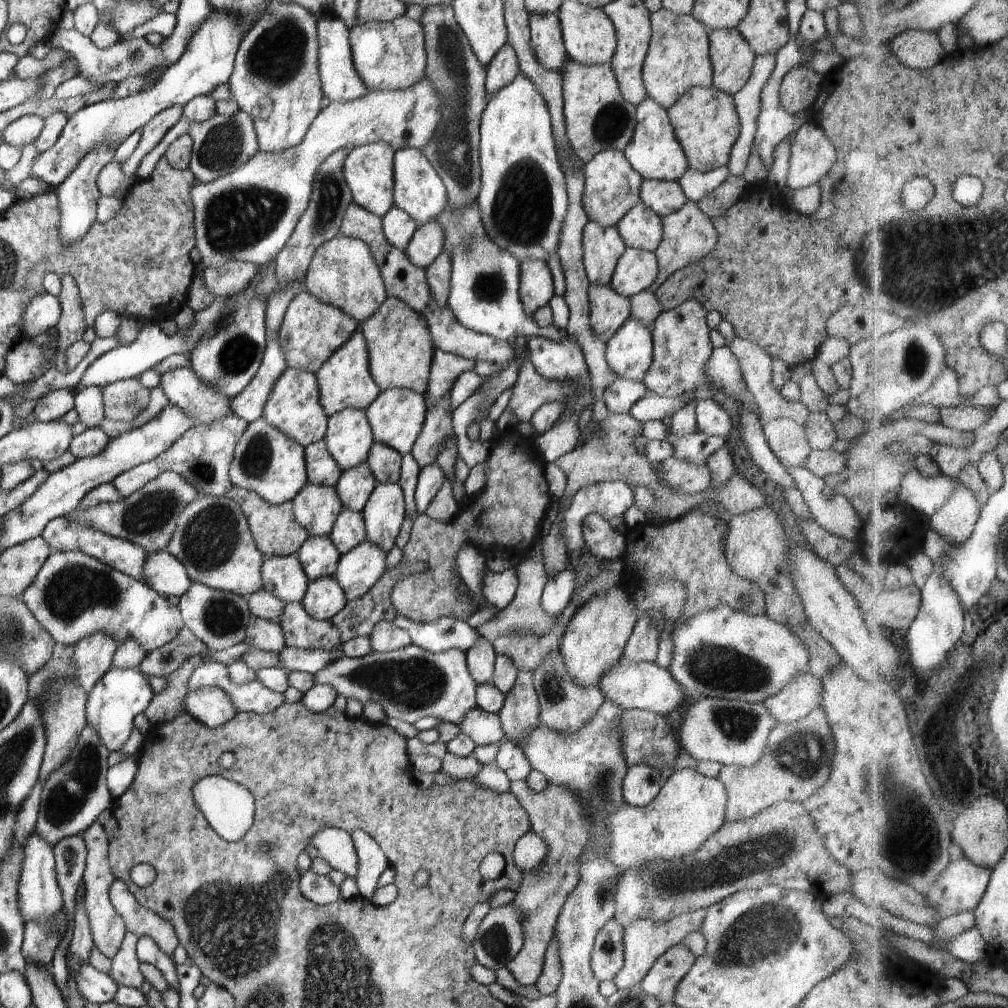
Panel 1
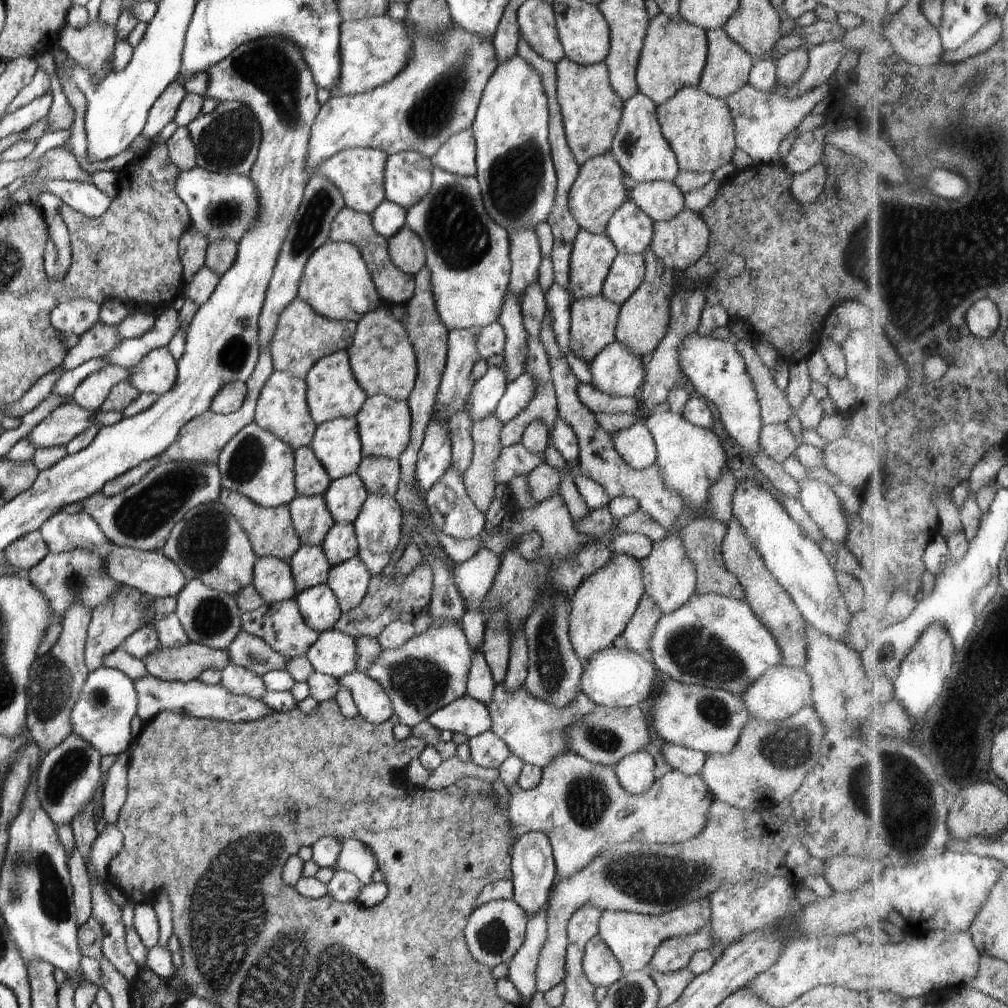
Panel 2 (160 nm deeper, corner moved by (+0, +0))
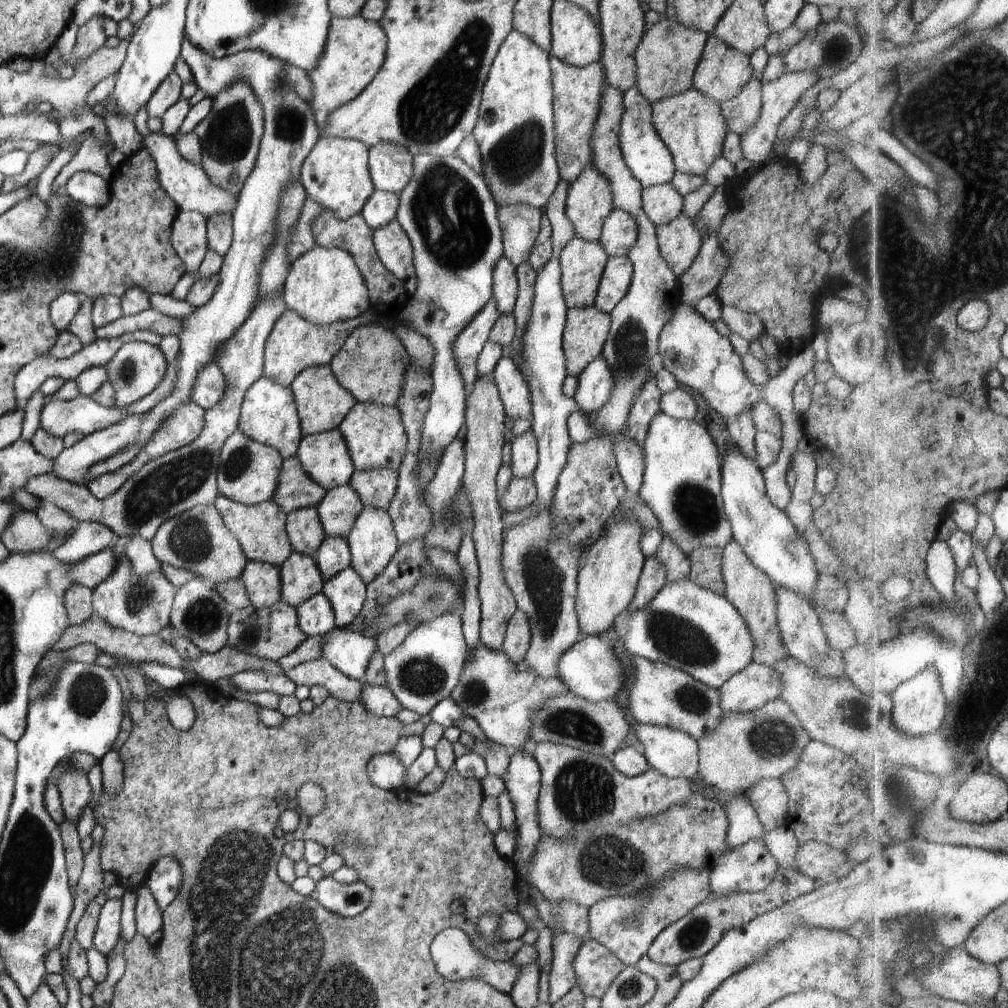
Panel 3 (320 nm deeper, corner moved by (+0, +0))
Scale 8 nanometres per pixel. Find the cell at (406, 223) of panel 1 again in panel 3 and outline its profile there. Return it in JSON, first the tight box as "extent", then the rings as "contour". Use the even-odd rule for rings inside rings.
{"extent":[361,189,399,230],"contour":[[[374,189],[361,210],[362,218],[374,230],[385,227],[395,219],[399,203],[399,195],[385,190]]]}

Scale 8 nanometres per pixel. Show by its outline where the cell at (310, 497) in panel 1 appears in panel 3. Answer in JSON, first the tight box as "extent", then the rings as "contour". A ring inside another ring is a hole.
{"extent":[285,507,326,558],"contour":[[[304,507],[288,513],[285,527],[293,552],[314,558],[326,538],[317,507]]]}

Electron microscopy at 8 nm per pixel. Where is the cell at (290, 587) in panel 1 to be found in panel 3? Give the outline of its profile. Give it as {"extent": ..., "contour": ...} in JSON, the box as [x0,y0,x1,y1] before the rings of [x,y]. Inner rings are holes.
{"extent":[241,561,281,608],"contour":[[[248,561],[241,578],[252,606],[268,608],[281,600],[280,567],[260,561]]]}

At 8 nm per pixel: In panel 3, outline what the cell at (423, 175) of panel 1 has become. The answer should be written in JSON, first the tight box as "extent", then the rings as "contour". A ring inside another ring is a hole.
{"extent":[368,141,413,194],"contour":[[[382,141],[369,147],[368,168],[376,189],[400,194],[413,173],[413,156],[401,144]]]}

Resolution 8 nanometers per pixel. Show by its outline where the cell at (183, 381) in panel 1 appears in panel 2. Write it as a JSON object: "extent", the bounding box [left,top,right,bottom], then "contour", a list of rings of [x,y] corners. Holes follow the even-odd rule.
{"extent":[128,342,177,396],"contour":[[[164,342],[157,348],[148,351],[146,356],[139,359],[129,370],[128,381],[140,394],[143,392],[155,392],[159,396],[168,392],[174,386],[177,377],[177,361],[172,356],[170,349]]]}

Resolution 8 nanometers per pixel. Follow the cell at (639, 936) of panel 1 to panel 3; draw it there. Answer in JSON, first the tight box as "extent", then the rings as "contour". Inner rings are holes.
{"extent":[589,867,712,966],"contour":[[[678,867],[671,875],[666,875],[654,896],[613,896],[599,900],[589,908],[589,933],[592,939],[611,950],[625,966],[636,966],[647,954],[652,941],[669,924],[686,916],[693,908],[706,900],[712,892],[709,885],[711,867],[693,869]]]}

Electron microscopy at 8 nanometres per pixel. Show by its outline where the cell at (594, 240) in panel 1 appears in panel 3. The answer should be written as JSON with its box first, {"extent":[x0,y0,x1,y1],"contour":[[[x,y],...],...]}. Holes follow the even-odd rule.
{"extent":[558,236,609,309],"contour":[[[576,236],[568,241],[558,258],[561,266],[561,287],[568,309],[594,304],[609,258],[600,243],[591,243]]]}

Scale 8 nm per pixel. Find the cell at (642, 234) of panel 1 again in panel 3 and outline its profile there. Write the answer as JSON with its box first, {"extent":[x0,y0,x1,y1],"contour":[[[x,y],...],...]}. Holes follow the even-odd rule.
{"extent":[598,208,637,257],"contour":[[[613,208],[605,218],[598,243],[609,257],[626,257],[637,236],[637,224],[632,215]]]}

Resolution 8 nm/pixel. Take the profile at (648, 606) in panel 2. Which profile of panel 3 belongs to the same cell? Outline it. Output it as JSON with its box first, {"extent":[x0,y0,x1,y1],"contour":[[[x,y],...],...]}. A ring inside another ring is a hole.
{"extent":[629,556,667,611],"contour":[[[647,556],[641,570],[636,592],[629,604],[630,611],[647,607],[667,582],[667,574],[661,560],[656,556]]]}

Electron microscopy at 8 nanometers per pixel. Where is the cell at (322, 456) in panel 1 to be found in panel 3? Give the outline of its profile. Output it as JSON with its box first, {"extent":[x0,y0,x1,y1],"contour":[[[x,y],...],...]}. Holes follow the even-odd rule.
{"extent":[271,456,326,514],"contour":[[[296,456],[288,457],[280,464],[279,479],[271,501],[288,514],[304,507],[317,507],[326,491],[309,478]]]}

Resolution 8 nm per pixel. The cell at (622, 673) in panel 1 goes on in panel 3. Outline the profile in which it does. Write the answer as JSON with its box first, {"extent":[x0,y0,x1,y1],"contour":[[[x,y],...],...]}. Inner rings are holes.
{"extent":[557,635,627,702],"contour":[[[584,635],[574,647],[560,655],[557,677],[568,690],[590,702],[614,700],[614,695],[618,695],[620,687],[626,684],[627,675],[622,673],[622,666],[612,649],[606,641],[600,640],[598,635]]]}

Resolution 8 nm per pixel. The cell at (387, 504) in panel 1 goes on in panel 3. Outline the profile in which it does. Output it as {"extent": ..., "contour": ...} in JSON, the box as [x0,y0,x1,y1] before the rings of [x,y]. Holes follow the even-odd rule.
{"extent":[345,509,399,584],"contour":[[[363,509],[345,539],[351,552],[350,567],[366,584],[382,574],[399,546],[393,522],[384,509]]]}

